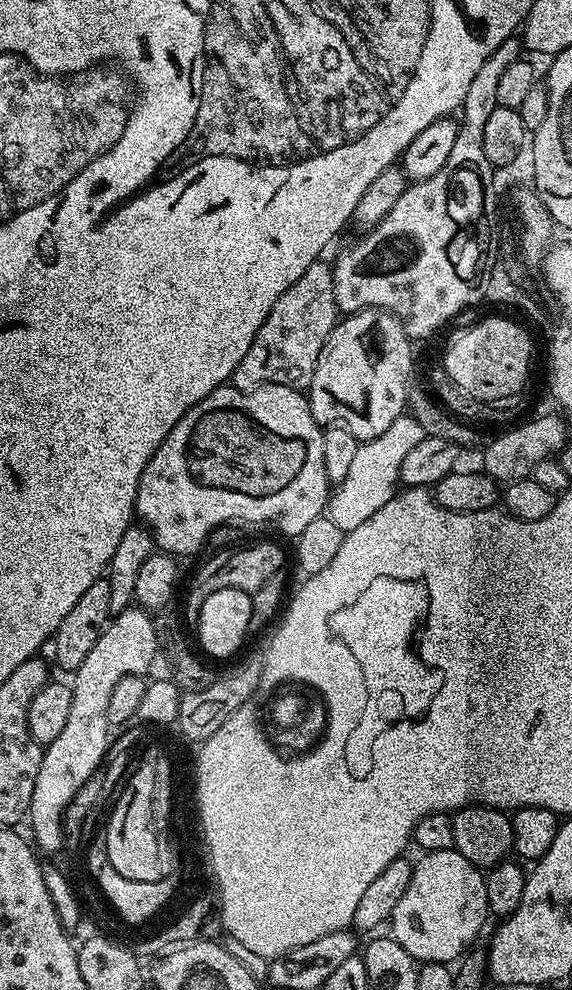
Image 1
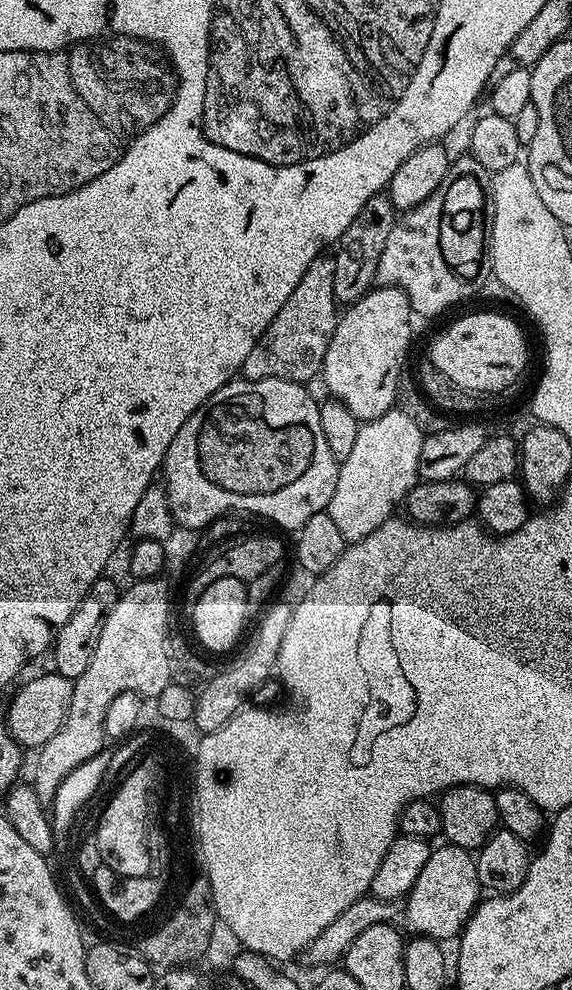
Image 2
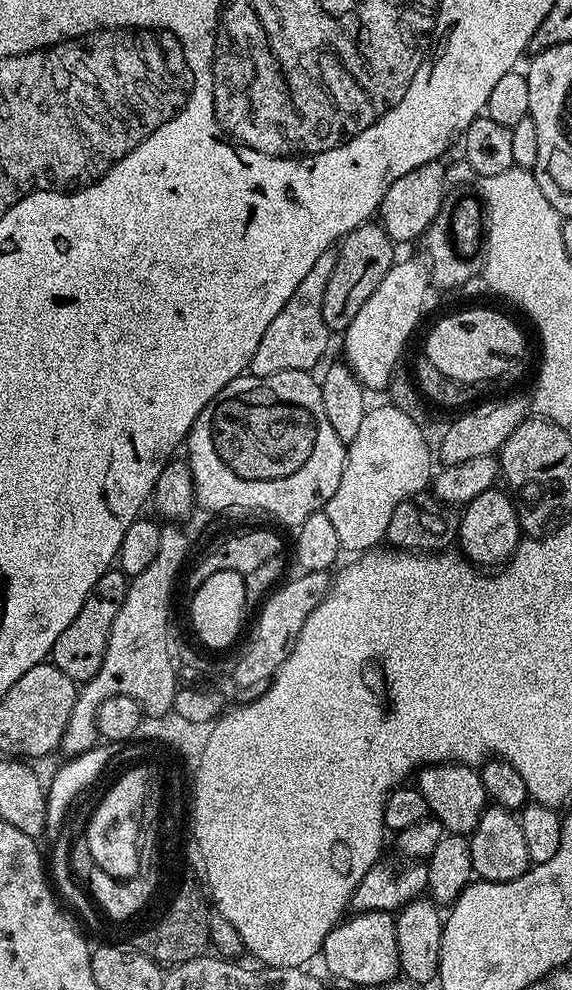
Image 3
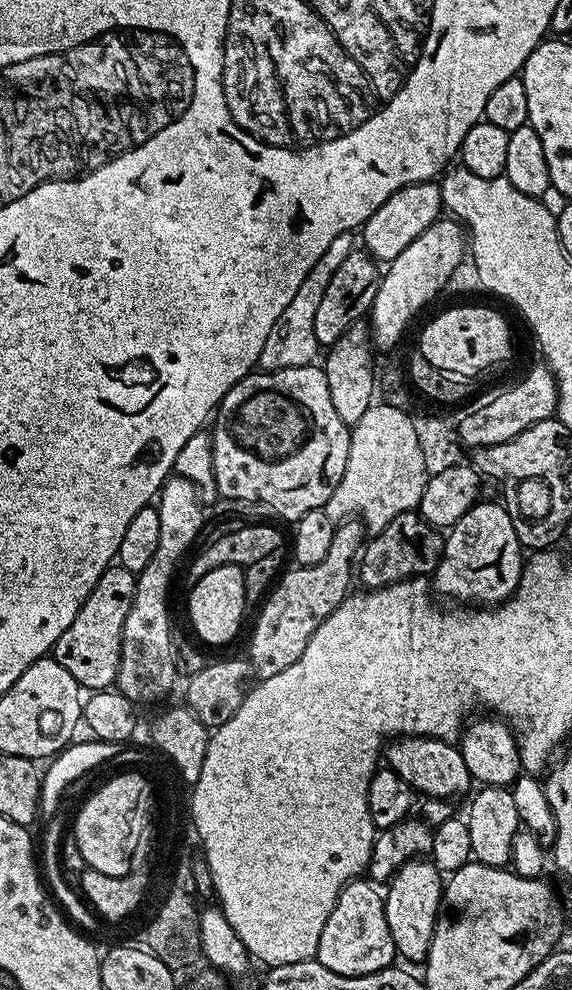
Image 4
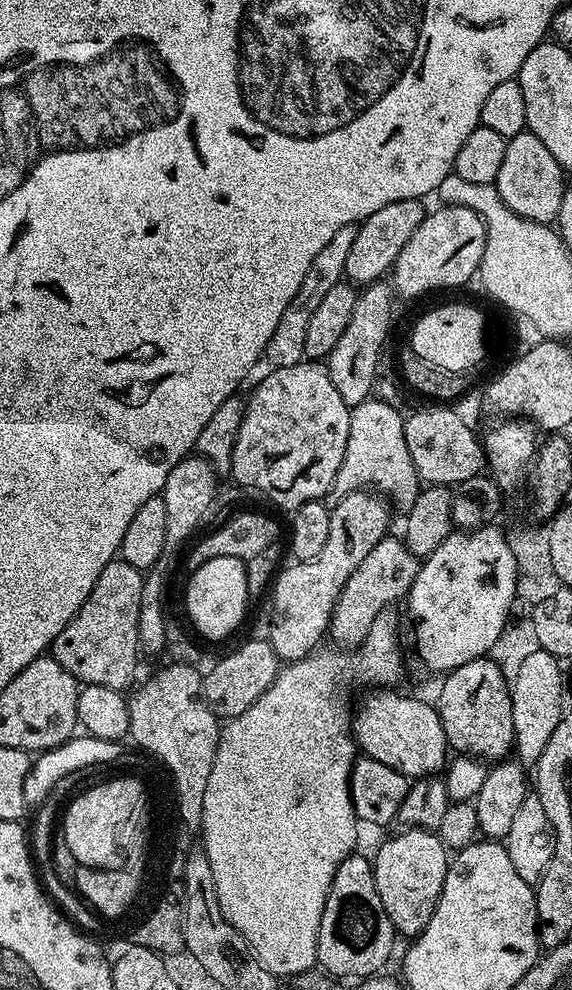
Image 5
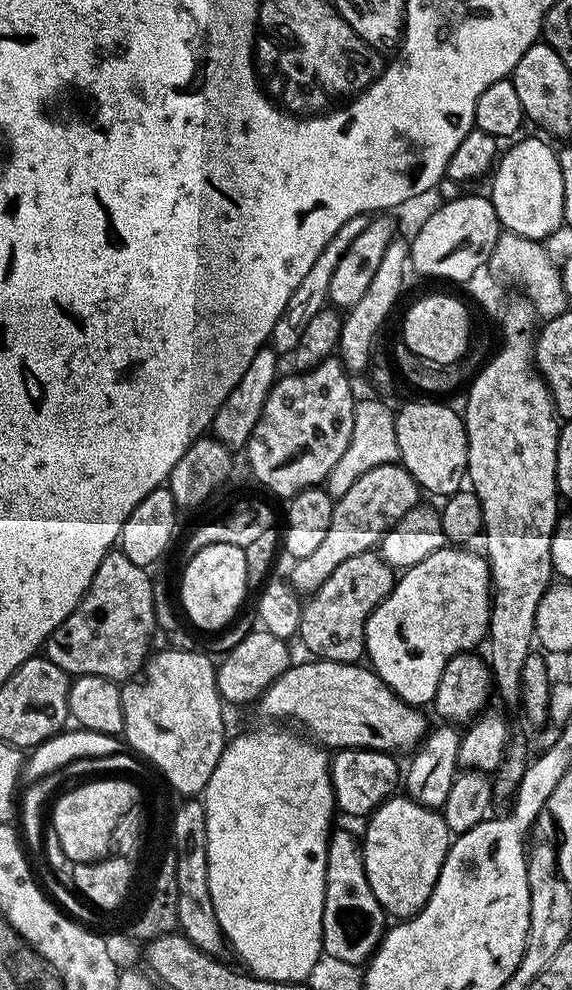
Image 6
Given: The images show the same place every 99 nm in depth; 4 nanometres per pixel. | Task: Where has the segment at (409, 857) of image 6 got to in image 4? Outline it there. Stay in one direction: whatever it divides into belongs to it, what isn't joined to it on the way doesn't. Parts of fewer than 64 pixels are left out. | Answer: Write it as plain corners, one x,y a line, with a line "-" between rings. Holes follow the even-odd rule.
428,858
407,860
387,881
383,893
386,926
390,926
390,938
394,938
396,955
401,961
409,960
404,962
419,965
428,959
430,942
434,938
436,919
440,913
440,899
444,897
444,886
442,873

